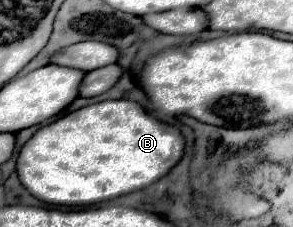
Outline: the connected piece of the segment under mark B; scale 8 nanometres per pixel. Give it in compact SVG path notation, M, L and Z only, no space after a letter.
M103 100L41 126L17 156L21 184L41 202L91 206L163 178L183 154L185 142L175 126L151 118L133 100Z

